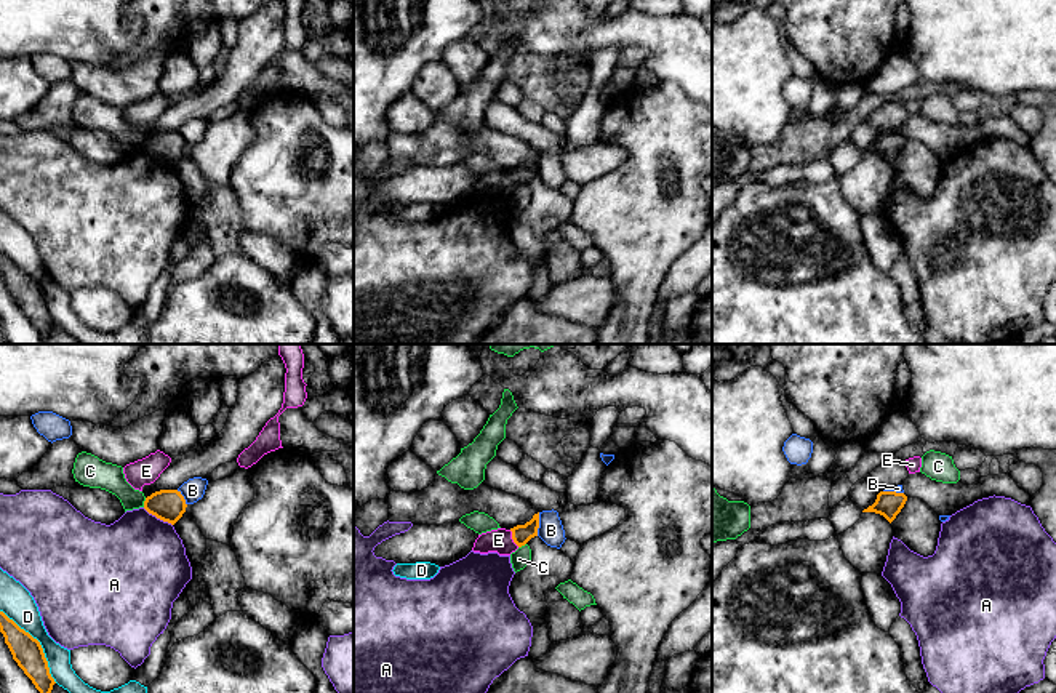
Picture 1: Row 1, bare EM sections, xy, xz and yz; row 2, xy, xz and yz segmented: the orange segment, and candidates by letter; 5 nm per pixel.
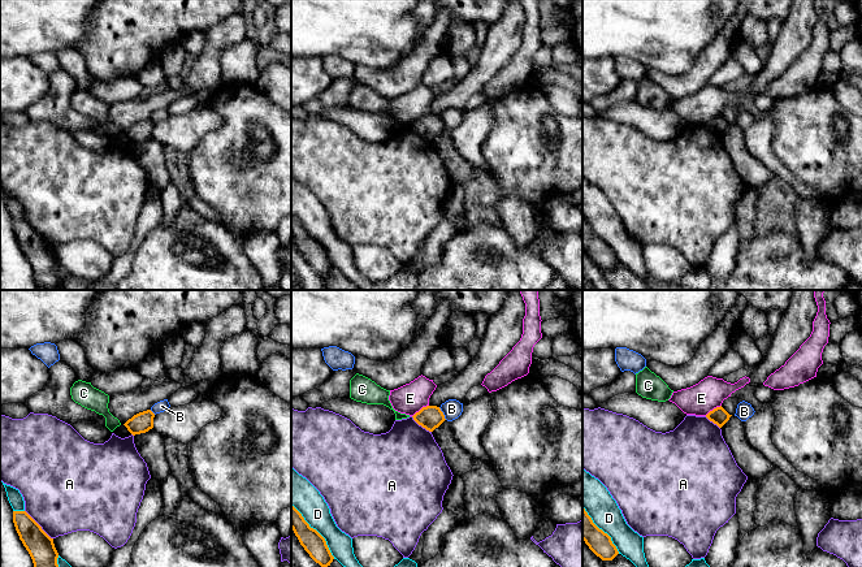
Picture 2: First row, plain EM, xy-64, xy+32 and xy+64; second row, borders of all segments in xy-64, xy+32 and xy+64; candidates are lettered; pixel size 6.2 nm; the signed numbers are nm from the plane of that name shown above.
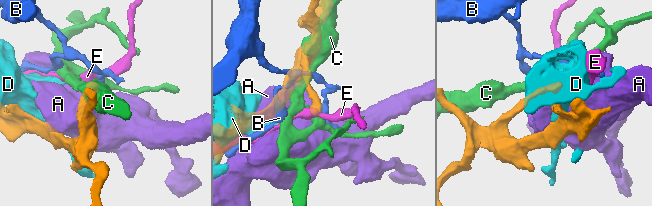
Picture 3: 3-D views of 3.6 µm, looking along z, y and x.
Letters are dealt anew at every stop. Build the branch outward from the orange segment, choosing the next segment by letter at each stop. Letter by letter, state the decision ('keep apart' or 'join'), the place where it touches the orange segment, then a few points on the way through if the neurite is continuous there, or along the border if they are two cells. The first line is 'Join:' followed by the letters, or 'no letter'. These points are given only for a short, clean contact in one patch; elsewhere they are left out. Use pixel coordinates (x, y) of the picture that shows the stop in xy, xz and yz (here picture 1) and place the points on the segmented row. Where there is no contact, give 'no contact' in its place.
Join: no letter
A: keep apart; contact xy (157, 517)
B: keep apart; contact xz (538, 524); border xz (540, 512), (536, 535)
C: keep apart; contact xy (144, 503)
D: keep apart; contact xy (39, 644)
E: keep apart; contact xz (512, 538); border xz (509, 530), (519, 546)

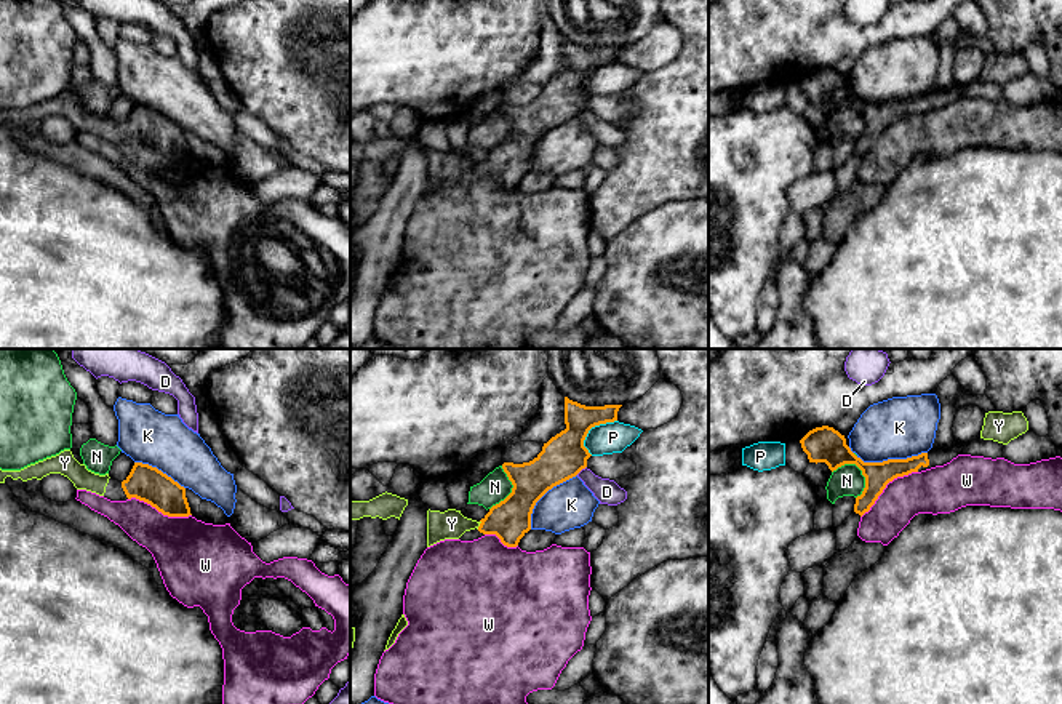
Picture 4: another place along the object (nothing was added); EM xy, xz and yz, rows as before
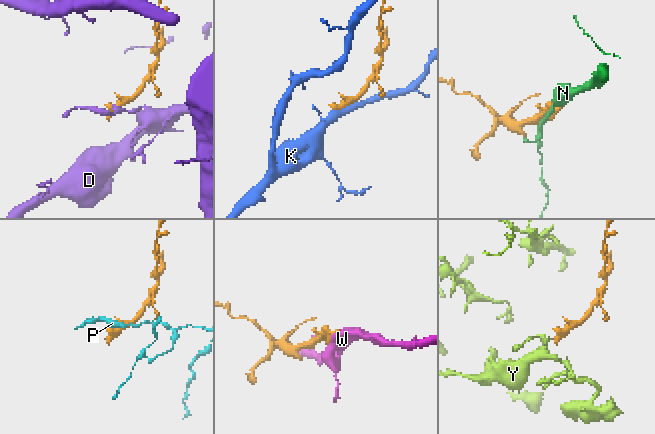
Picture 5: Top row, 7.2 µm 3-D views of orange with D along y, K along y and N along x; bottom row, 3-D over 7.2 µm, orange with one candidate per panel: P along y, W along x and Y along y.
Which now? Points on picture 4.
Join: Y
D: keep apart; contact xz (581, 469); border xz (586, 466), (576, 474)
K: keep apart; contact yz (891, 460)
N: keep apart; contact yz (858, 466)
P: keep apart; contact xz (590, 428)
W: keep apart; contact yz (885, 487)
Y: join; contact xz (480, 525); way xz (511, 519), (480, 525), (451, 524)

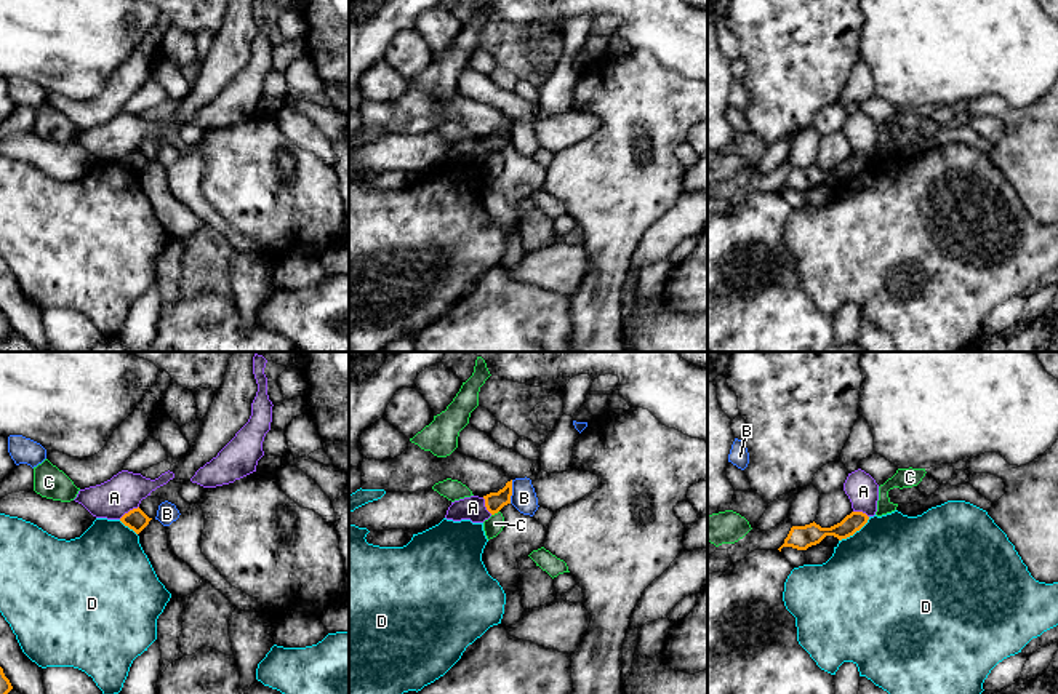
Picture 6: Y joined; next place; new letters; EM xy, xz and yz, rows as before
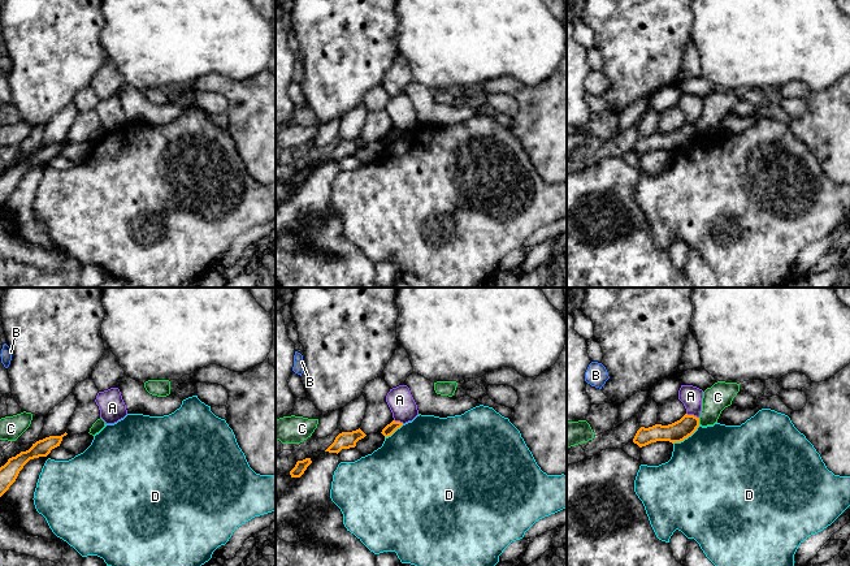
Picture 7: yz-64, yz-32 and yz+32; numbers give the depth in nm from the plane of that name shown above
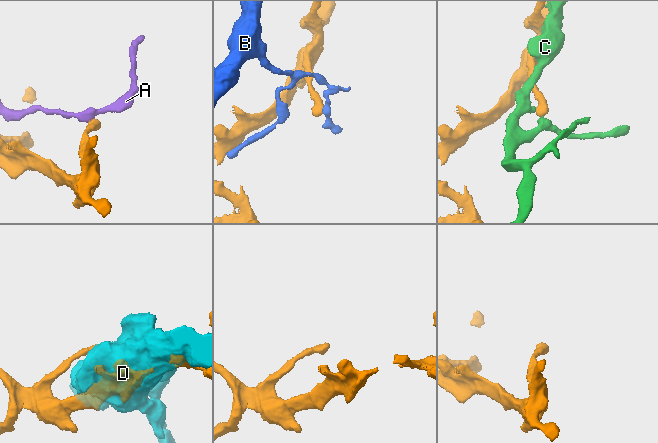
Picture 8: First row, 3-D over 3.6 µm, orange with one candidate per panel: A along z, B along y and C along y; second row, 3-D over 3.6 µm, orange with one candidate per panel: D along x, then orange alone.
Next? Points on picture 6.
Join: no letter
A: keep apart; contact xy (130, 510); border xy (138, 506), (119, 518)
B: keep apart; contact xz (511, 491); border xz (512, 480), (509, 502)
C: keep apart; contact xz (495, 512)
D: keep apart; contact yz (855, 531)

